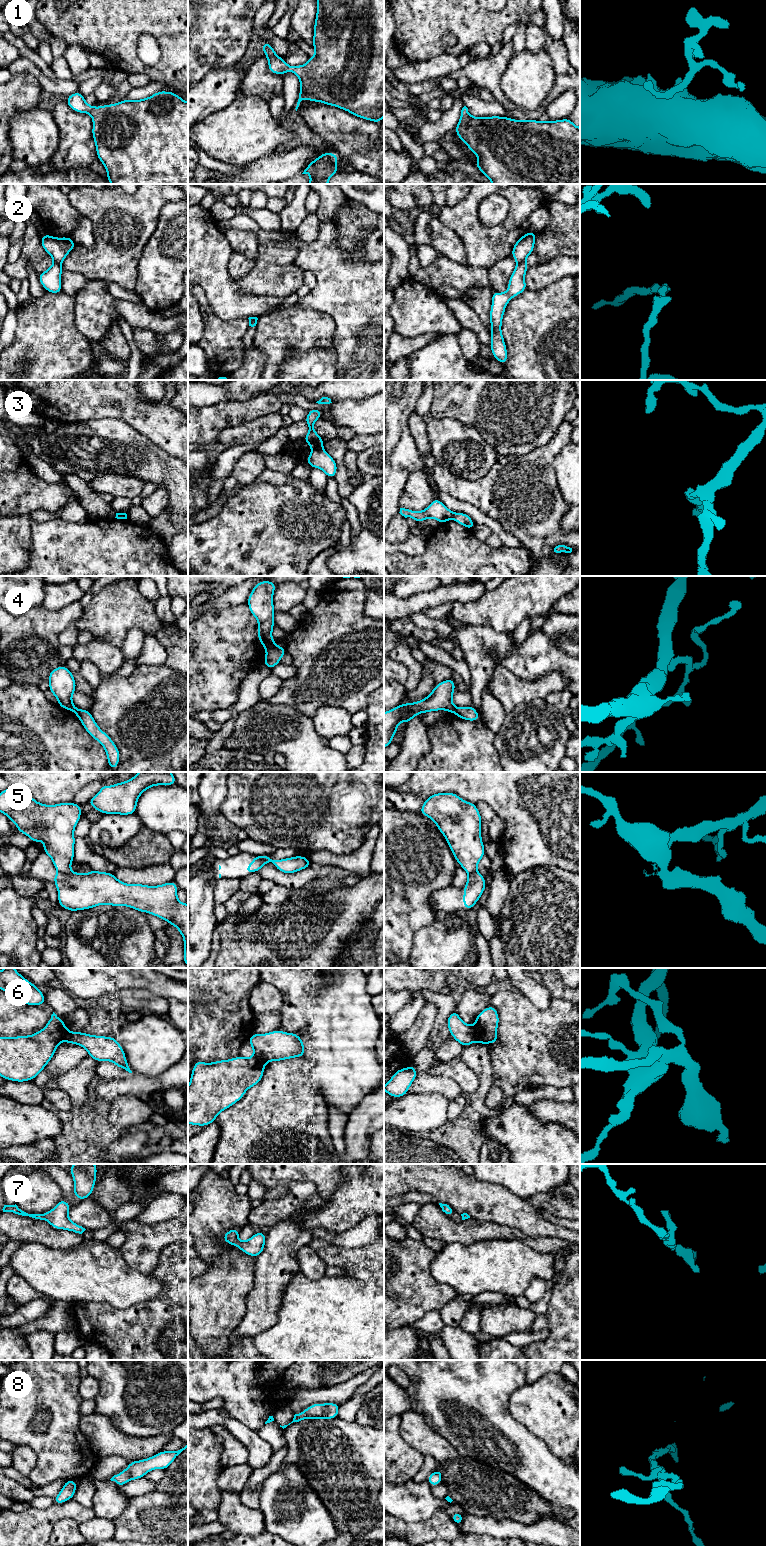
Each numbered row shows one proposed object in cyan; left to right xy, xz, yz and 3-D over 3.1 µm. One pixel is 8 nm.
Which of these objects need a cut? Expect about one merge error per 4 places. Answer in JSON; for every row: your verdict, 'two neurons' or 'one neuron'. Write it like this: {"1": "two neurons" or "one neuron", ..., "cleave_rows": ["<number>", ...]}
{"1": "one neuron", "2": "two neurons", "3": "two neurons", "4": "two neurons", "5": "two neurons", "6": "two neurons", "7": "one neuron", "8": "one neuron", "cleave_rows": ["2", "3", "4", "5", "6"]}

